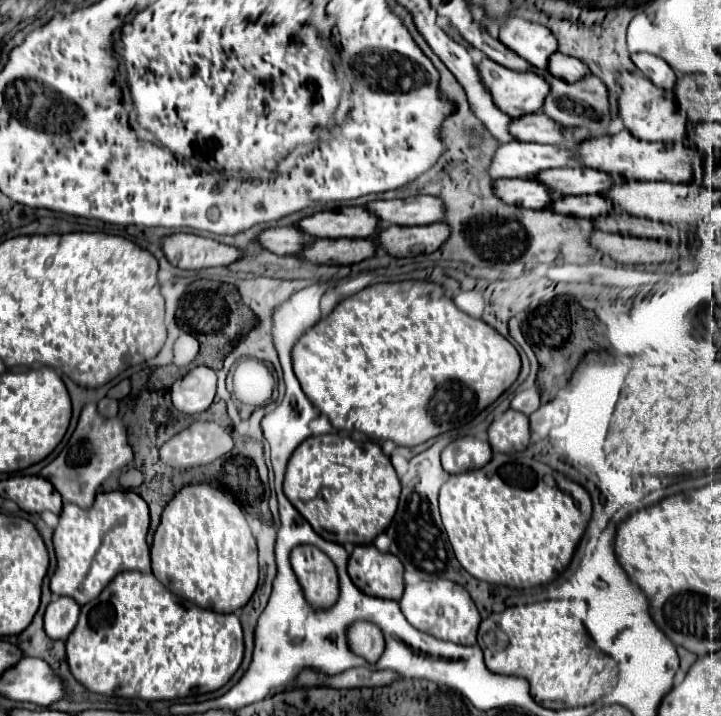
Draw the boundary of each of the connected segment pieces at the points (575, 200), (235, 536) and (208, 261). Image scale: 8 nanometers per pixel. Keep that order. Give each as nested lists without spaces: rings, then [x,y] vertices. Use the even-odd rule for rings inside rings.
[[[579,195],[579,197],[561,197],[553,203],[553,211],[563,215],[575,215],[585,219],[599,217],[599,195]]]
[[[207,483],[187,485],[167,503],[151,545],[153,575],[177,597],[217,613],[245,607],[257,589],[257,543],[239,505]]]
[[[177,233],[167,237],[163,241],[163,251],[169,263],[179,269],[205,269],[217,265],[227,267],[245,257],[245,251],[237,247],[189,233]]]

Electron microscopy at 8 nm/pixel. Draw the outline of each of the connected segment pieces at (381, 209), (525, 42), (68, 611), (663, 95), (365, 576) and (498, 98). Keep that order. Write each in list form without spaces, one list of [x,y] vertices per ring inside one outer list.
[[[417,195],[393,201],[373,201],[367,205],[381,219],[381,227],[391,225],[431,225],[445,219],[445,205],[439,197]]]
[[[509,17],[501,23],[499,41],[543,71],[547,69],[547,59],[557,53],[559,47],[547,27],[523,21],[519,17]]]
[[[55,597],[45,611],[45,633],[51,639],[67,639],[79,621],[79,605],[71,597]]]
[[[621,73],[619,75],[621,97],[619,97],[619,115],[625,127],[633,137],[641,141],[685,141],[689,137],[689,119],[683,115],[675,103],[673,91],[655,87],[649,79],[637,73]]]
[[[359,545],[353,549],[349,557],[349,577],[351,581],[367,595],[379,599],[395,599],[399,601],[403,595],[403,565],[391,553],[381,553],[375,545]]]
[[[483,59],[479,63],[479,71],[497,107],[515,119],[539,113],[551,91],[551,85],[543,75],[533,71],[511,71],[491,59]]]

